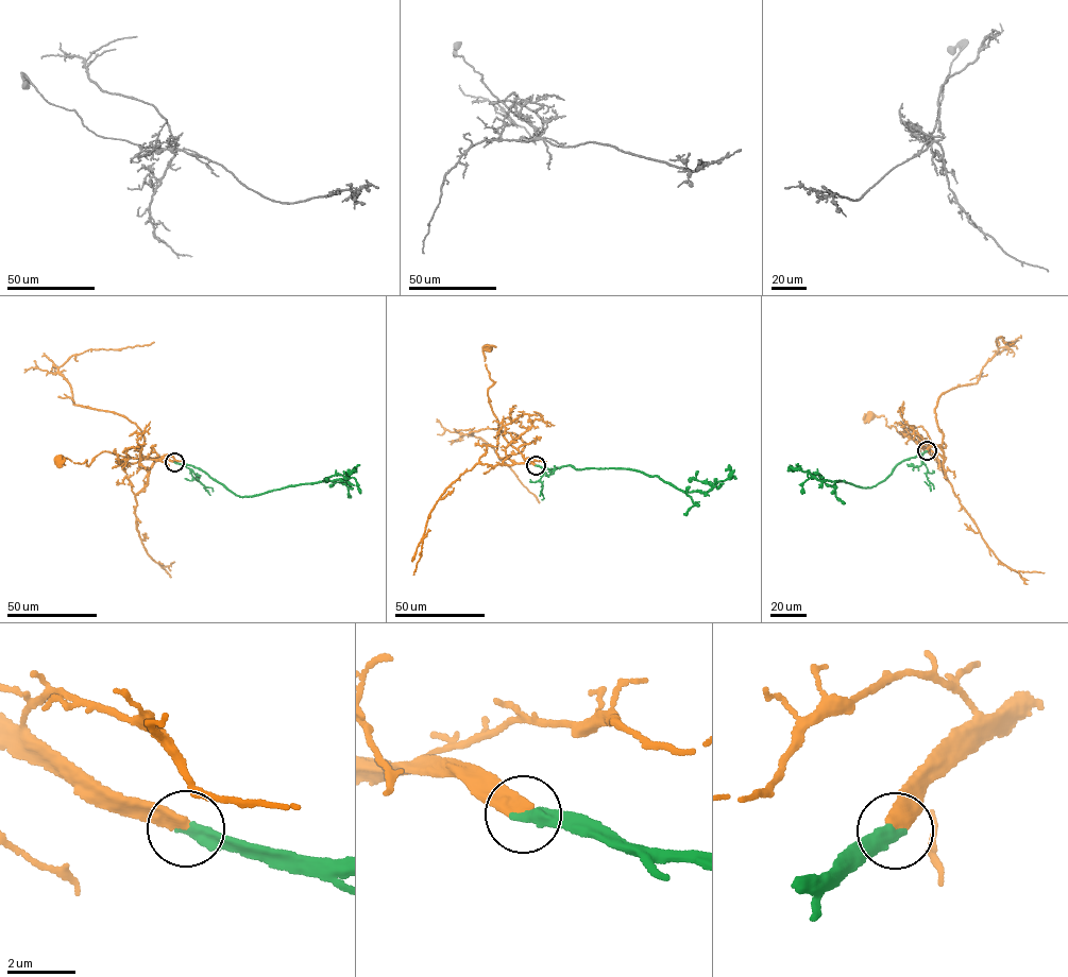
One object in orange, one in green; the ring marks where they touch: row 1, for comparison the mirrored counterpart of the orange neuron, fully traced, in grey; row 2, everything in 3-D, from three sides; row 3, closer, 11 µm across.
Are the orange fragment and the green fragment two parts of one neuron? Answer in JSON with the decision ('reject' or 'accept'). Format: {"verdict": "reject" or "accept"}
{"verdict": "accept"}

